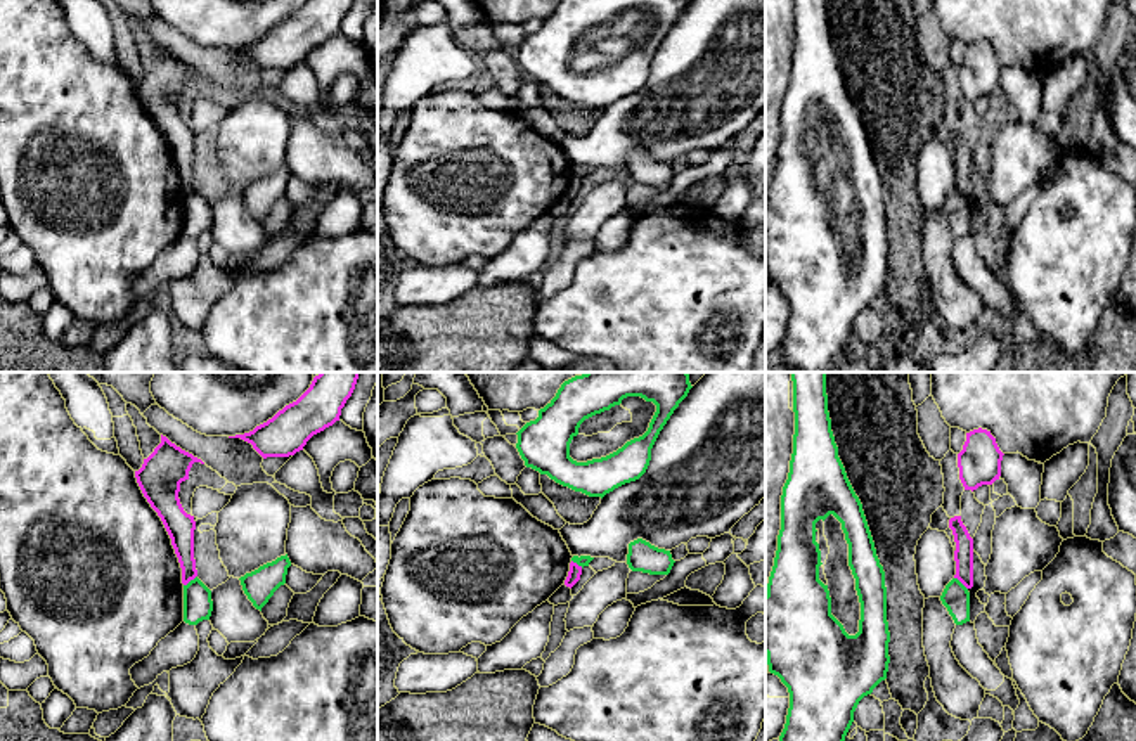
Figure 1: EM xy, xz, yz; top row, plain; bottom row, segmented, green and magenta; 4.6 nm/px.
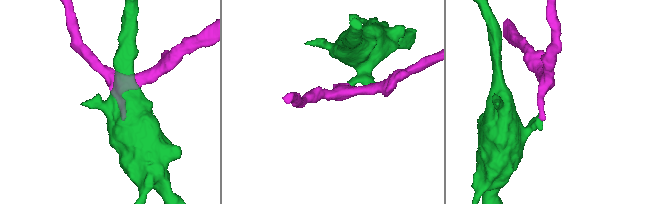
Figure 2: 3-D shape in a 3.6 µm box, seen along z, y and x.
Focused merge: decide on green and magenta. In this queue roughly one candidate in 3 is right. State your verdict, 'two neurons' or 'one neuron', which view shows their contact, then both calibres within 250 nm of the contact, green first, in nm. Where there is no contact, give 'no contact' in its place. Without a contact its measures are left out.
two neurons; meets green in xy; 140 nm thick on the green side, 130 nm on the other

